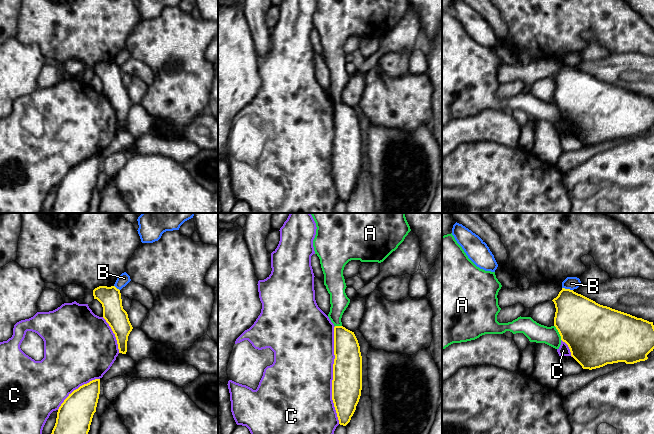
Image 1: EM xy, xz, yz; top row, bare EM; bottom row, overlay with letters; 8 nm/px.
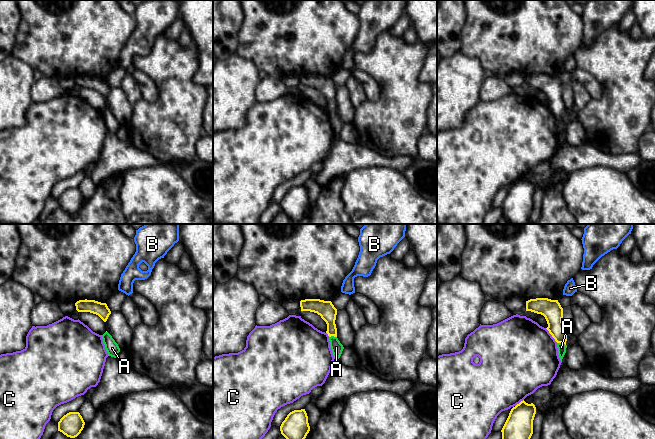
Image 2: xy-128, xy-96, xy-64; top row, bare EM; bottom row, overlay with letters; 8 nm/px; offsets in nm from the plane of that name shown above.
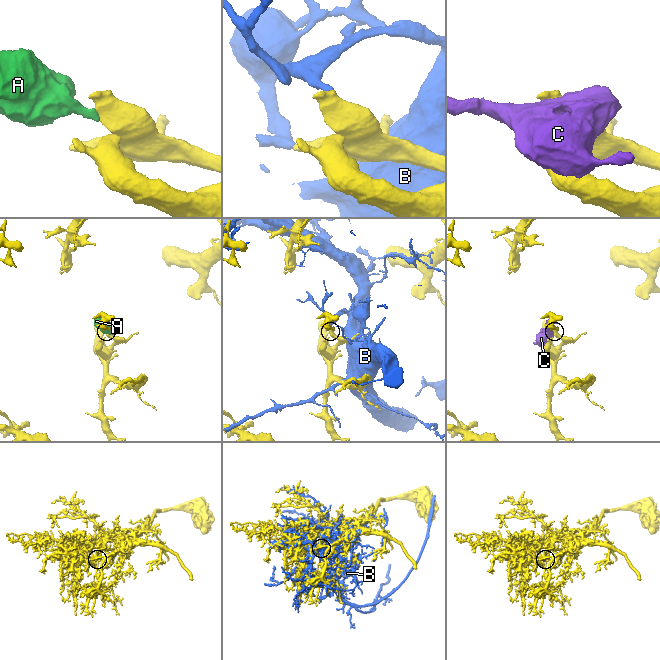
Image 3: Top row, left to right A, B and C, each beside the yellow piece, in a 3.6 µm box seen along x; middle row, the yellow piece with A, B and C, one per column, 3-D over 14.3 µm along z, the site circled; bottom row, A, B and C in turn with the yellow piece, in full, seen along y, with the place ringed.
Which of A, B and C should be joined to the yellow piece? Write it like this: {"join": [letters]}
{"join": []}

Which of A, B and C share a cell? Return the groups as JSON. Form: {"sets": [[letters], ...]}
{"sets": [["A"], ["B"], ["C"]]}

